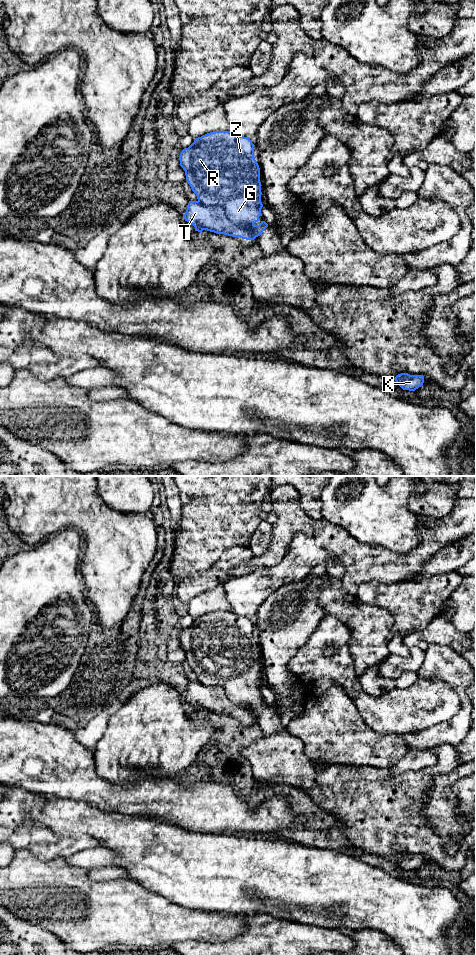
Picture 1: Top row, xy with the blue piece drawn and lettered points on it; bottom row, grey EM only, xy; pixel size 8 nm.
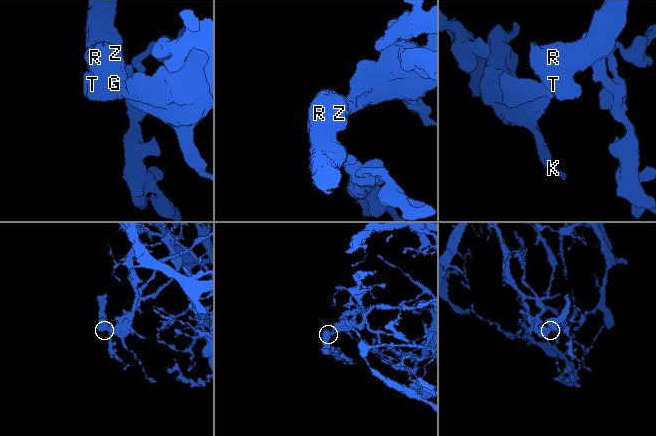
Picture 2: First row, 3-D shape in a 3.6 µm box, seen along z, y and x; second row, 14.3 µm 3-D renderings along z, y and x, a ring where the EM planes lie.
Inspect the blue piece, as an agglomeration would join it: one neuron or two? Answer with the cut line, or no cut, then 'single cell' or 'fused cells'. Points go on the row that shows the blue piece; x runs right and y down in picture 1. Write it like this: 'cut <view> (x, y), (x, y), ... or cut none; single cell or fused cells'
cut xy (198, 200), (220, 206), (253, 239); fused cells

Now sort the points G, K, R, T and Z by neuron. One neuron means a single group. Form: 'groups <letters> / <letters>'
groups G K R Z / T

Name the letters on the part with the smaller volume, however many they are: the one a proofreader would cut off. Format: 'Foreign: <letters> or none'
Foreign: T

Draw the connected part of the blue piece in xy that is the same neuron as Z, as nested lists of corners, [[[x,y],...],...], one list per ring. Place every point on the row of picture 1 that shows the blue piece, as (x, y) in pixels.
[[[213,131],[194,139],[194,142],[188,148],[183,149],[179,156],[180,166],[185,171],[186,180],[198,201],[204,206],[222,207],[233,223],[243,224],[249,228],[248,235],[253,240],[268,227],[265,221],[261,221],[259,225],[255,224],[262,216],[263,204],[261,202],[260,168],[254,158],[254,146],[249,137],[239,136],[232,131]]]

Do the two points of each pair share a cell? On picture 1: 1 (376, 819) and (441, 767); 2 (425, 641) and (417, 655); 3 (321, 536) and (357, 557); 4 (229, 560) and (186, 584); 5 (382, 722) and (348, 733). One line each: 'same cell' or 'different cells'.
1: same cell
2: different cells
3: same cell
4: same cell
5: different cells

